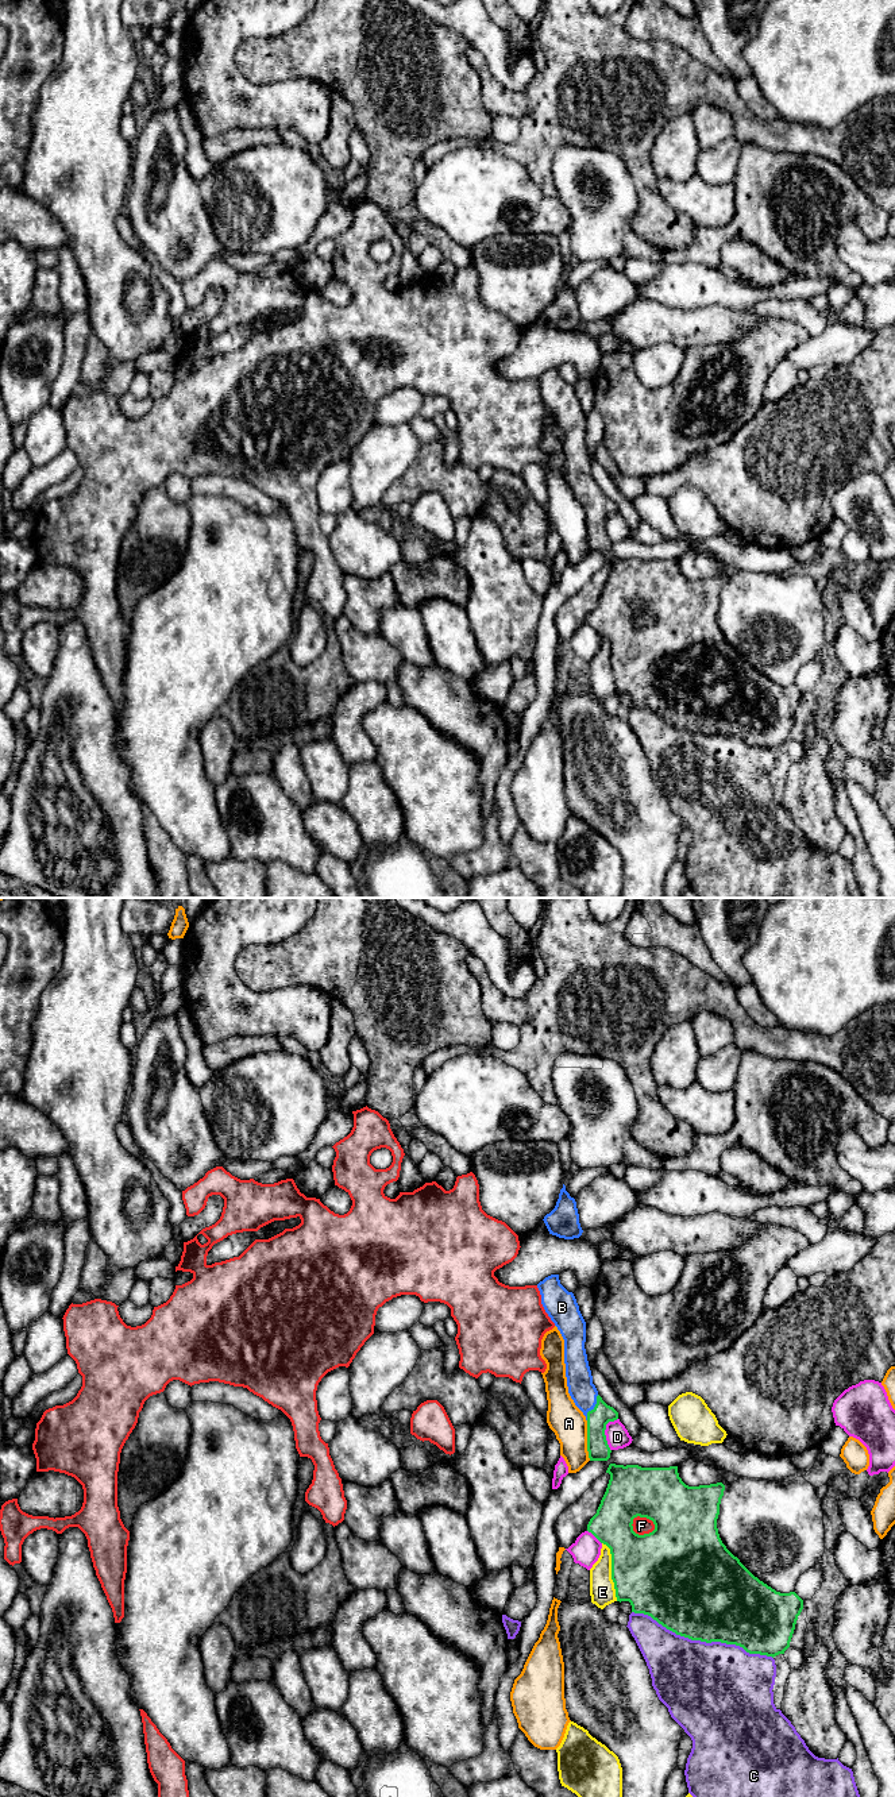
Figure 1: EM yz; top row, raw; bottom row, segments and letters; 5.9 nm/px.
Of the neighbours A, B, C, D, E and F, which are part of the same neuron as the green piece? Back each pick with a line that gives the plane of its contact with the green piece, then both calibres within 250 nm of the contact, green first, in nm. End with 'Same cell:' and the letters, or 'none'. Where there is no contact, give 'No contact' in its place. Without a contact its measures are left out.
B: Touches green in yz. Thickness 130 nm (green) against 160 nm
Same cell: B

